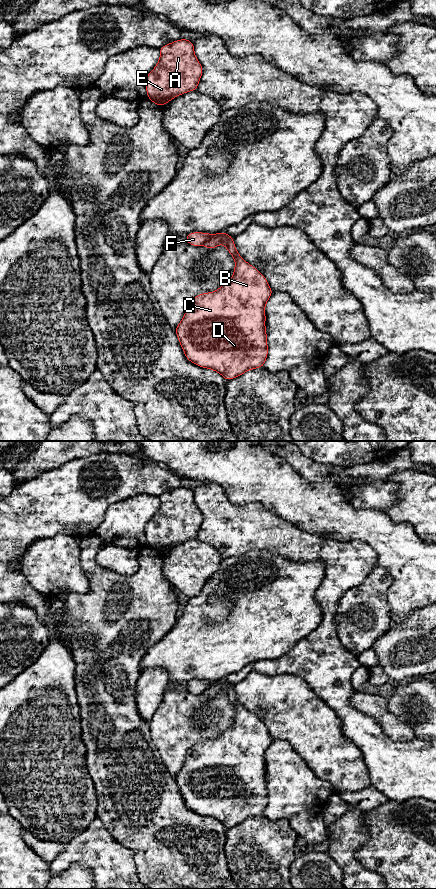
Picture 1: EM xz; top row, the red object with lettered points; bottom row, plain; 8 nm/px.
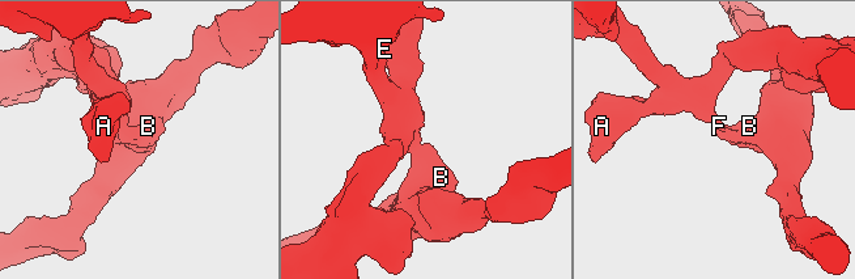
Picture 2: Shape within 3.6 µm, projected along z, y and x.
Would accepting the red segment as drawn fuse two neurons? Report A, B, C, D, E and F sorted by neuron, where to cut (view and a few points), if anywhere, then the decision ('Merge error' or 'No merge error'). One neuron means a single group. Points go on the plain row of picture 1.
Groups: A E F / B C D. Split along xz (213, 683), (203, 692). Merge error

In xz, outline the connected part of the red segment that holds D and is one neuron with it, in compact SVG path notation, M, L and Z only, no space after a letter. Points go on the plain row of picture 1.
M225 679L214 682L204 693L213 698L219 692L224 692L235 708L233 725L215 740L202 741L193 746L175 780L187 808L202 816L214 818L229 829L251 817L264 815L268 803L265 753L273 739L265 724L240 704L233 685Z

